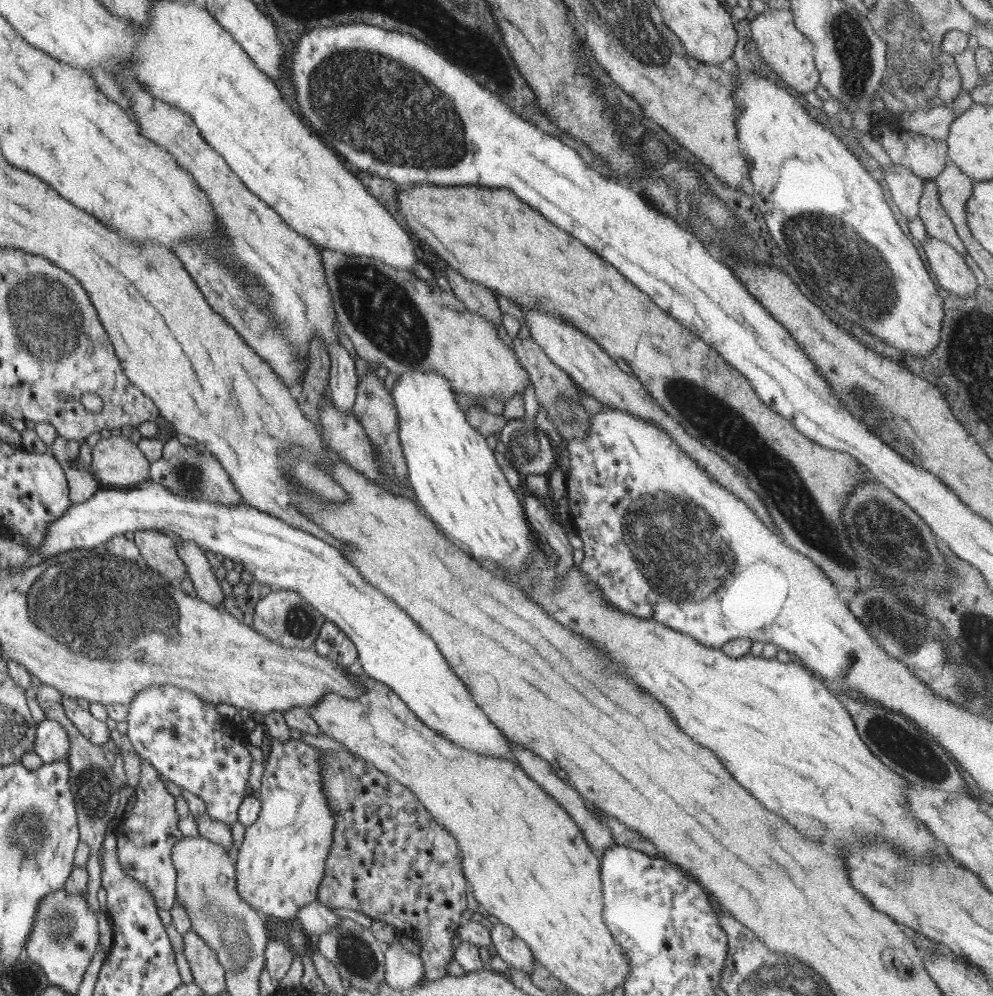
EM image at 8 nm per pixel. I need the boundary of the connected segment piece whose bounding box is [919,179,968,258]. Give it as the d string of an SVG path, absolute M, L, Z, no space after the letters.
M925 180L924 184L924 192L919 200L919 217L927 230L927 236L947 242L965 258L968 254L965 244L939 201L935 180Z

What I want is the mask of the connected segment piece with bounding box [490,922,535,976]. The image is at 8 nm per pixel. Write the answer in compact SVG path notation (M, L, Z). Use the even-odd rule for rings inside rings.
M504 923L494 924L491 929L491 944L496 948L496 954L515 969L522 970L531 976L533 957L530 947L513 930Z

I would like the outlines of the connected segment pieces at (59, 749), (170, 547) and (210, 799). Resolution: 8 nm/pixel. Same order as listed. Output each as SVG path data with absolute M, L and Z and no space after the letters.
M44 719L39 724L35 749L42 762L65 761L69 758L70 741L68 734L55 720Z
M156 530L134 532L134 541L140 560L149 569L179 586L186 576L186 566L179 554L180 543L170 534Z
M151 685L140 692L128 707L127 737L131 739L135 752L156 767L169 782L199 796L206 806L206 813L231 828L239 818L252 768L253 757L246 748L249 732L236 732L238 727L232 724L232 720L220 715L214 703L206 702L195 692L176 685Z

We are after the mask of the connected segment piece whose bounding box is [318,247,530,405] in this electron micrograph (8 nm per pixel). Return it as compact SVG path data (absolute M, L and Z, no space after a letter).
M318 247L318 250L321 252L325 268L326 282L328 283L333 300L332 304L334 305L334 310L337 314L336 319L340 323L342 330L344 330L348 335L348 338L352 341L357 354L360 358L369 363L370 366L386 366L390 373L397 375L402 375L411 370L436 373L448 379L448 382L451 384L451 389L456 394L460 394L463 397L480 398L482 400L490 398L500 399L503 402L503 405L509 398L514 396L514 394L520 392L523 393L528 385L528 381L530 381L527 370L516 360L516 355L514 352L510 351L510 347L505 345L502 339L498 337L497 328L495 328L495 326L492 325L491 322L488 322L483 316L468 310L467 306L461 300L458 300L458 297L453 292L444 291L439 287L435 289L434 285L430 285L430 283L420 279L418 276L414 275L413 272L394 268L393 266L384 264L379 260L374 260L373 258L368 258L366 256L350 256L323 247Z

